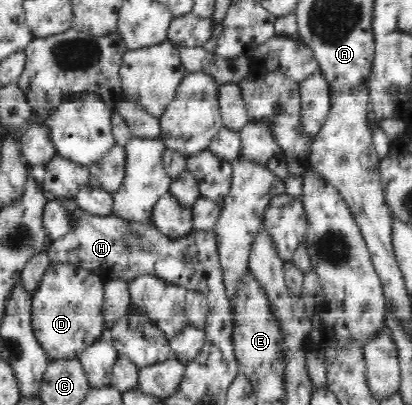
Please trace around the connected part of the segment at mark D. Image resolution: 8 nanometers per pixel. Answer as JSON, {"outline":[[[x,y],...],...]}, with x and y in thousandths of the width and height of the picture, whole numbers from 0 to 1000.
{"outline":[[[121,649],[107,669],[75,738],[75,805],[121,886],[184,889],[221,849],[238,847],[257,810],[250,709],[240,677],[170,649]]]}

